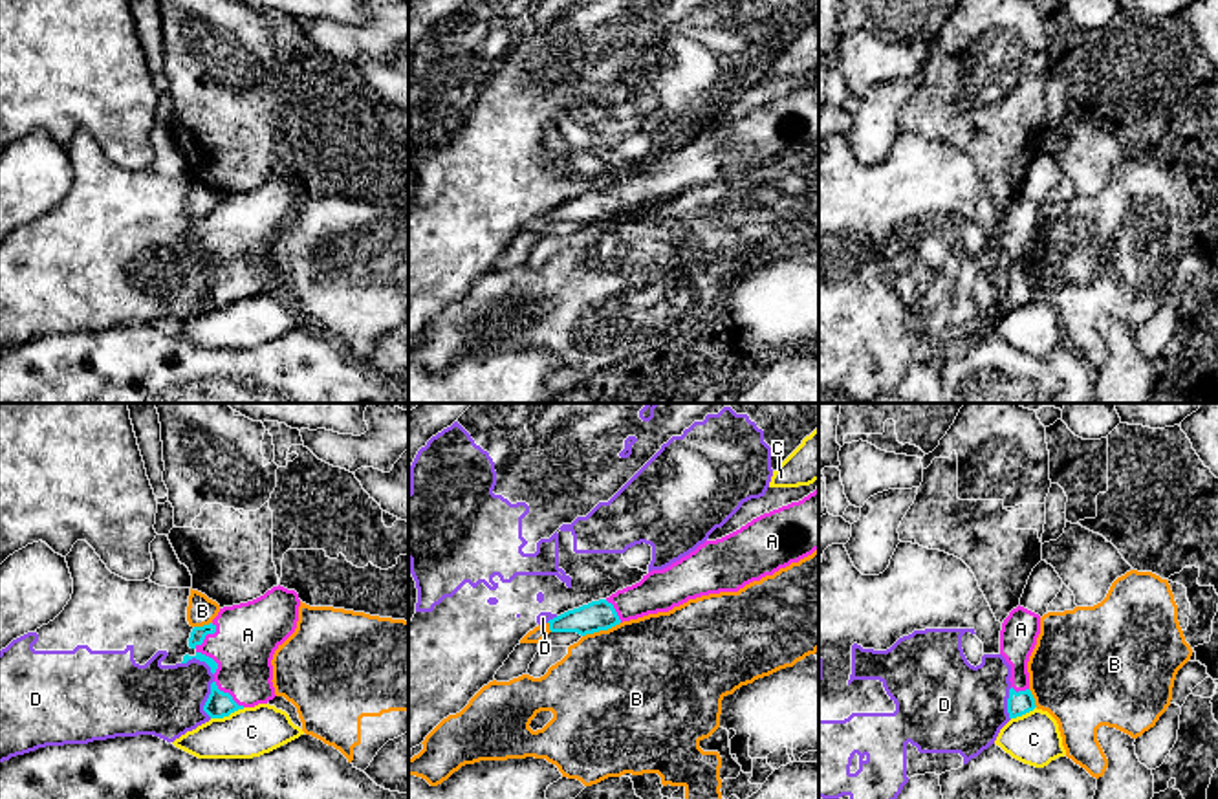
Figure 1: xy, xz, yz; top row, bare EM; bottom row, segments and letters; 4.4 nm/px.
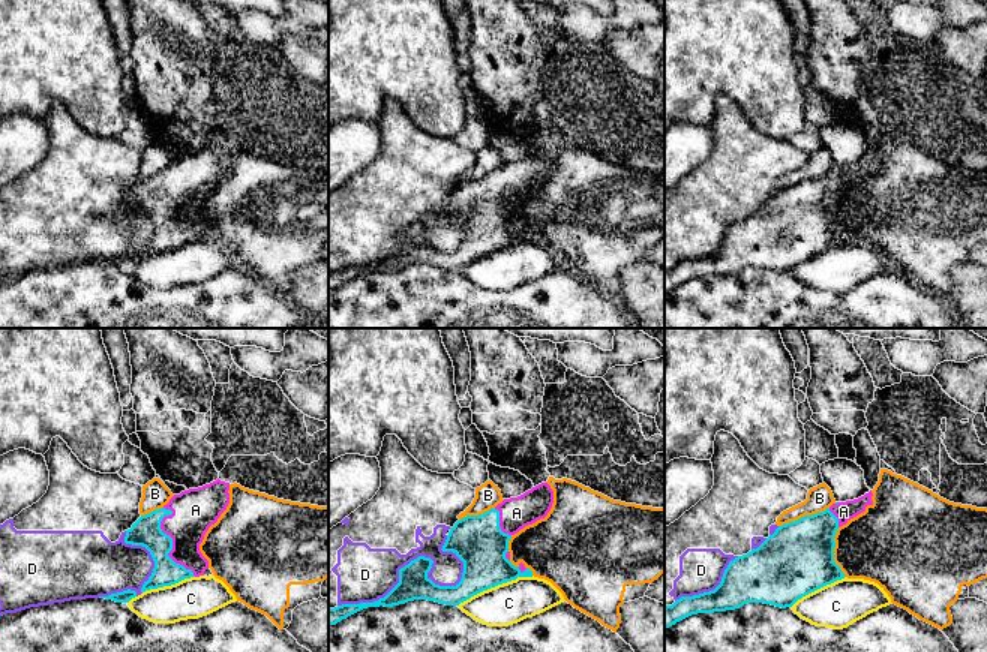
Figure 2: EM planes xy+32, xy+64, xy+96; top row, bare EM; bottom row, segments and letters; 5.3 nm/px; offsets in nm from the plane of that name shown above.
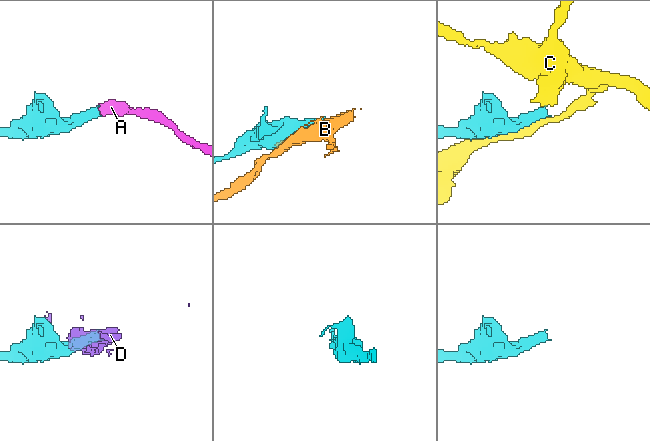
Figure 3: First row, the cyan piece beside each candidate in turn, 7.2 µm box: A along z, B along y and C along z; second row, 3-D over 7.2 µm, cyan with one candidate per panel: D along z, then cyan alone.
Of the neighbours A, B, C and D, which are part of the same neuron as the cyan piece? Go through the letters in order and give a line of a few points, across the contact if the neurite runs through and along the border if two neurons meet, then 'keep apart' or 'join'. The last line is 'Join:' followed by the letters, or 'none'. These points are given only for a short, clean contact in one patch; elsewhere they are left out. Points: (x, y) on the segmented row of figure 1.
A: line xy (198, 634), (207, 633), (248, 634); join
B: keep apart
C: keep apart
D: keep apart
Join: A

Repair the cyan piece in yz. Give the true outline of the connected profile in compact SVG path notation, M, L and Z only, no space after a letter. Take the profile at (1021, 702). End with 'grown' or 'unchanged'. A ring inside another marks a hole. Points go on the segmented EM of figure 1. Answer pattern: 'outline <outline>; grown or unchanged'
outline M1017 607L1002 623L1000 654L1011 665L1011 689L1007 698L1009 718L1033 711L1035 698L1029 691L1028 662L1040 634L1040 616Z; grown

